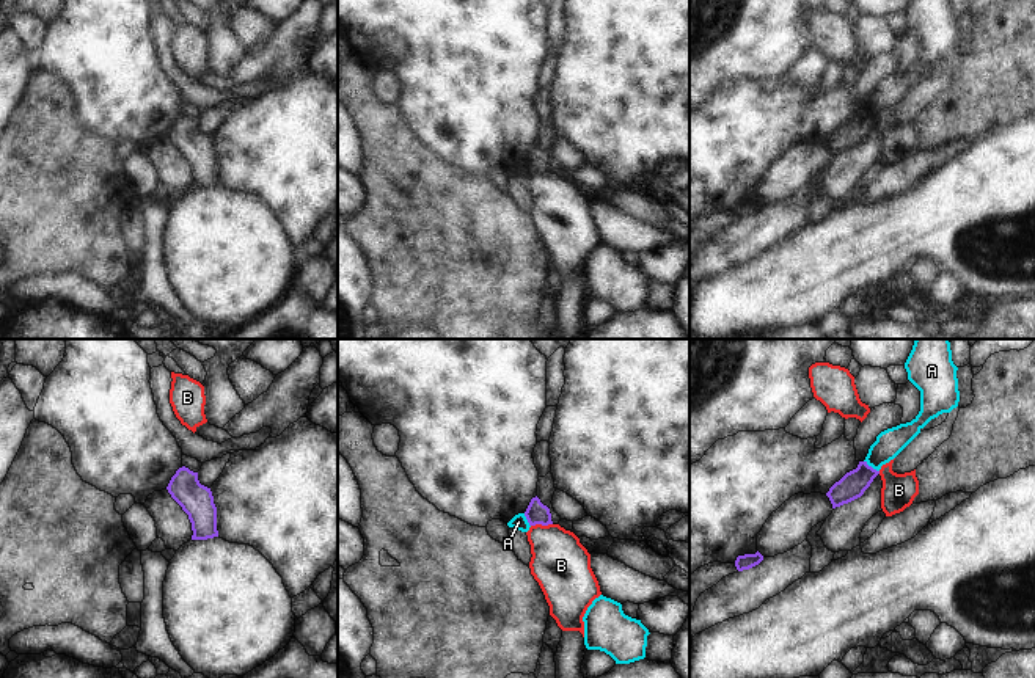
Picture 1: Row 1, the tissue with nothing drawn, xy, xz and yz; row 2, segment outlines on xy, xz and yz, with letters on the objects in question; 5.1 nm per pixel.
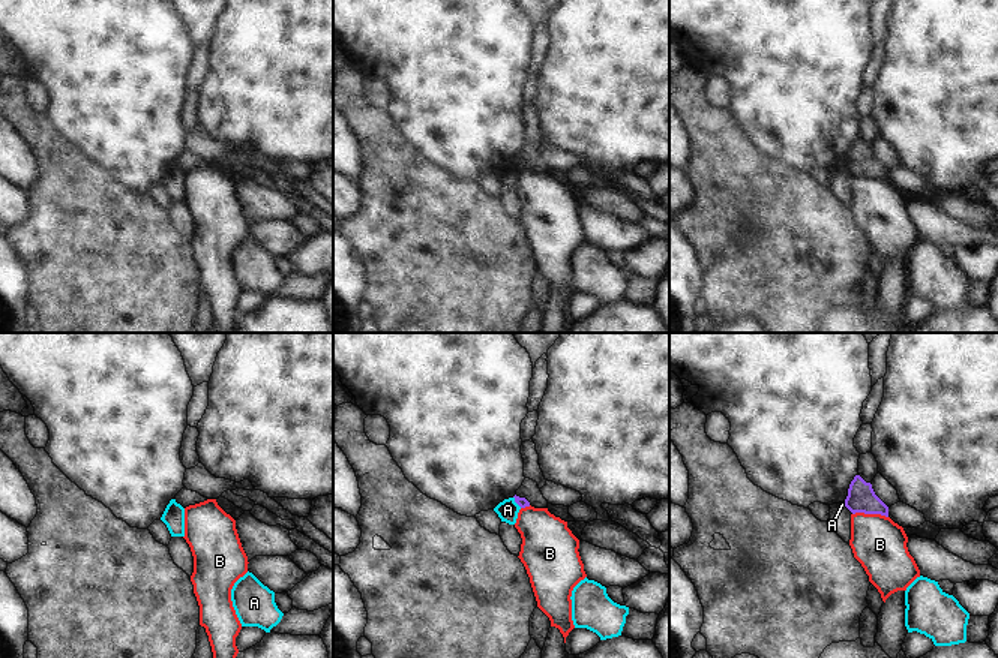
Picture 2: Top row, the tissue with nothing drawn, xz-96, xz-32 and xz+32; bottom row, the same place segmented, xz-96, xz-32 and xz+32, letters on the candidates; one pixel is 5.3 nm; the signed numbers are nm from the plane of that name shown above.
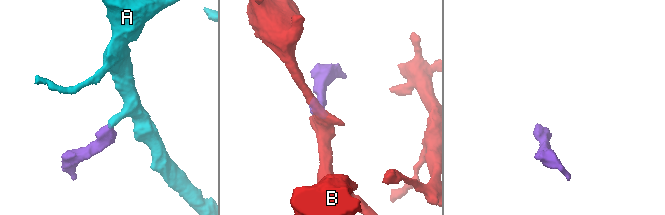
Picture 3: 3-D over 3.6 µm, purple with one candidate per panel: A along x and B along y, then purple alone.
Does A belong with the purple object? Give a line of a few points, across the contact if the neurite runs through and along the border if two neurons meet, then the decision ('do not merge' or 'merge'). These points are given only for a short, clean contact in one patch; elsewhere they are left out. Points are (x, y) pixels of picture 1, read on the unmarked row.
yz (864, 109), (878, 120) | do not merge

